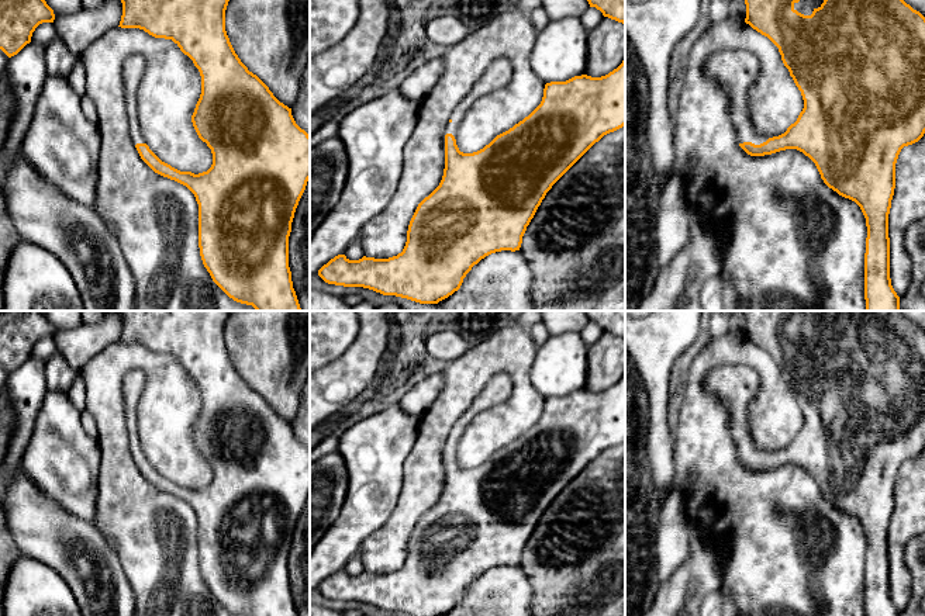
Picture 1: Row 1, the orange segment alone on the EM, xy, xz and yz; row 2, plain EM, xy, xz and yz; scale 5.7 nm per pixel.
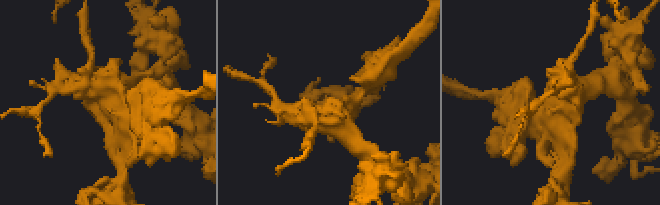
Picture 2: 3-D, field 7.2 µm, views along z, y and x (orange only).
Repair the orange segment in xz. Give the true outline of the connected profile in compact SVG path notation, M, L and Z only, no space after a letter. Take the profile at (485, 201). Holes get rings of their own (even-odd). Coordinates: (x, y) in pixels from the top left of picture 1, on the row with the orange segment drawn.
M497 58L473 89L455 107L445 128L445 169L439 186L417 207L407 231L401 253L389 259L363 256L349 260L338 255L318 270L328 284L363 287L383 295L396 295L420 304L438 304L458 291L466 274L486 256L501 250L520 250L522 236L538 207L552 186L604 135L625 125L625 59L601 77L574 76L566 82L545 84L541 104L522 121L497 135L489 145L473 153L463 153L456 145L456 131L467 110L486 93L503 89L512 76L505 58Z

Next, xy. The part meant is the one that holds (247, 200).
M121 0L121 28L139 28L155 38L172 39L201 76L201 94L191 115L199 138L213 153L207 172L180 172L162 162L146 145L138 122L137 94L146 69L146 58L132 55L122 65L128 129L141 159L158 174L186 186L199 204L199 248L213 281L234 301L256 311L301 311L289 267L289 236L298 201L310 180L310 135L301 129L291 108L280 103L269 87L241 62L225 31L229 0Z

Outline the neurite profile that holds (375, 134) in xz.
M398 89L366 101L339 120L338 136L348 152L348 176L334 210L310 236L310 276L338 255L344 255L362 228L390 203L404 166L404 148L414 132L420 103L407 100Z

